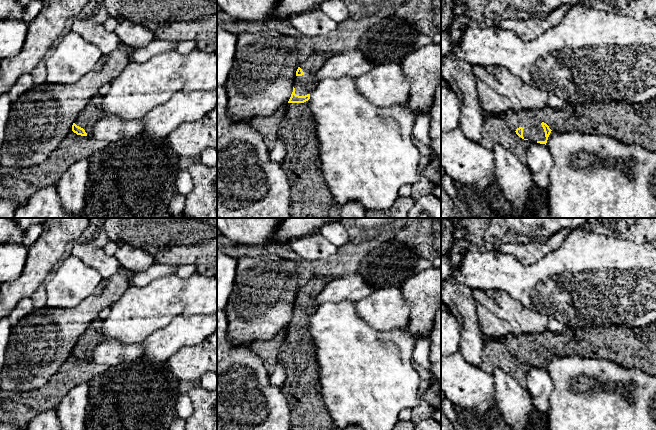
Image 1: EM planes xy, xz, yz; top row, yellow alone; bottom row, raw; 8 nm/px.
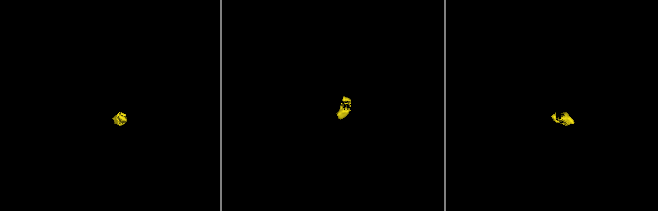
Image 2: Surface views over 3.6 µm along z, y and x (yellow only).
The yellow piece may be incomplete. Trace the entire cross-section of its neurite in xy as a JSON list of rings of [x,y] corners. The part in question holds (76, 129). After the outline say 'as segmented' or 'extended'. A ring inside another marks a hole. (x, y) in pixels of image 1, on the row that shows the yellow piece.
[[[88,104],[76,117],[72,131],[77,135],[90,136],[94,125],[103,117],[103,111]]]; extended

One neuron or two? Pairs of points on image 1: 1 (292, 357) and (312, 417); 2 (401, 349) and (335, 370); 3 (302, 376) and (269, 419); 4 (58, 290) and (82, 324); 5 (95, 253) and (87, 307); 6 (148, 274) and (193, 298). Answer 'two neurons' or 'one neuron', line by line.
1: one neuron
2: one neuron
3: two neurons
4: two neurons
5: two neurons
6: two neurons

